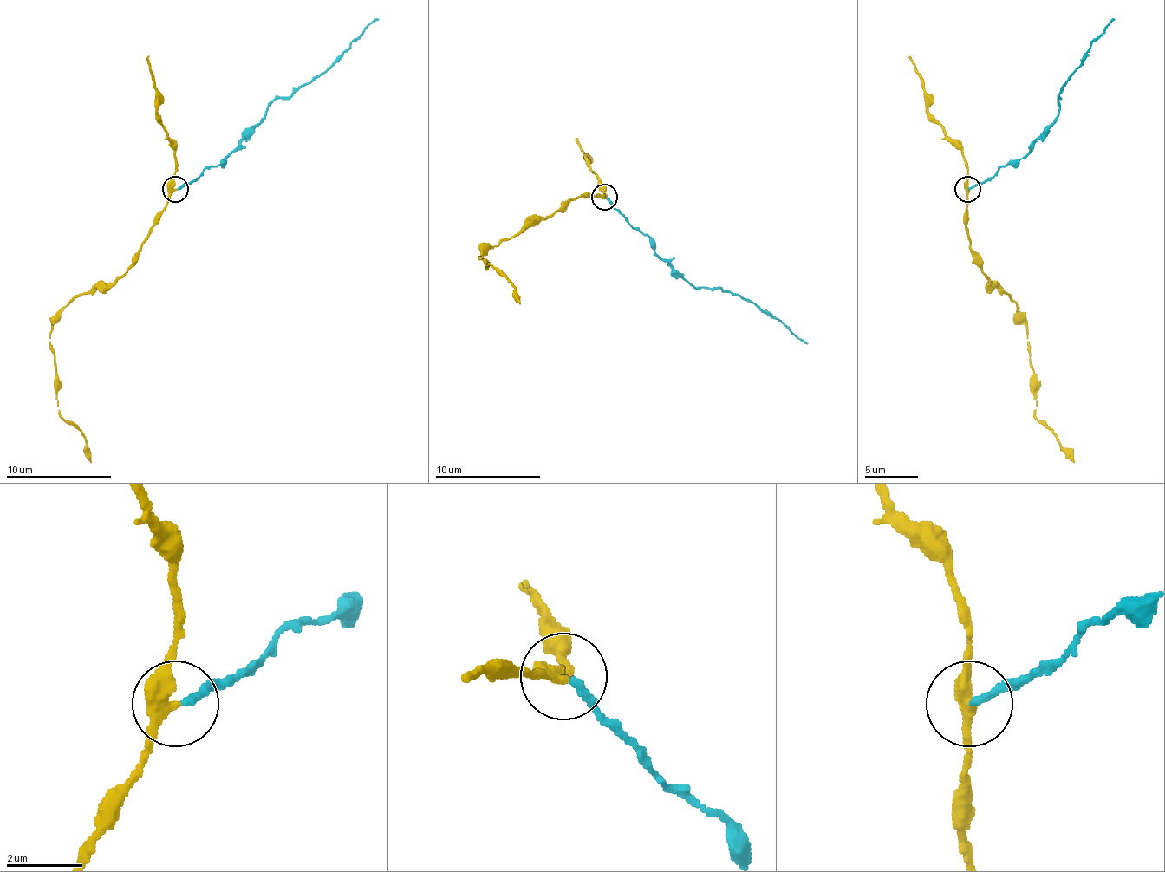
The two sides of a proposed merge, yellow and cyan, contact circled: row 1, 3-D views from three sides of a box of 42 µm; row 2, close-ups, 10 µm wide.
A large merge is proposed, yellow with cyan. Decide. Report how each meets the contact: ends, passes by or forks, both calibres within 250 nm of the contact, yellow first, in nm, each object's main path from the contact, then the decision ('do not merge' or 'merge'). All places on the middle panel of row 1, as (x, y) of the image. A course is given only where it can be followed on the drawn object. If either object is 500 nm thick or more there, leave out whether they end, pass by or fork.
yellow passes by | cyan ends | 320/200 nm | yellow via (605, 198), (581, 198), (565, 203), (542, 221), (528, 221), (478, 256), (512, 285), (520, 303) | cyan via (605, 198), (650, 240), (650, 248), (689, 285), (719, 288), (742, 296), (808, 343) | do not merge

